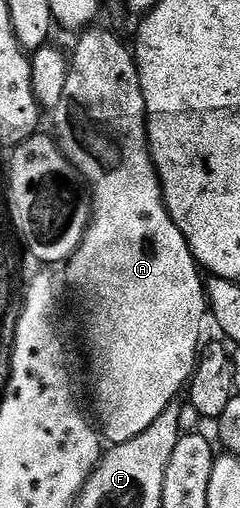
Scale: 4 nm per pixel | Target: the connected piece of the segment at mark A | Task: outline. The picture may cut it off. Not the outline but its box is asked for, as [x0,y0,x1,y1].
[54,27,210,446]

